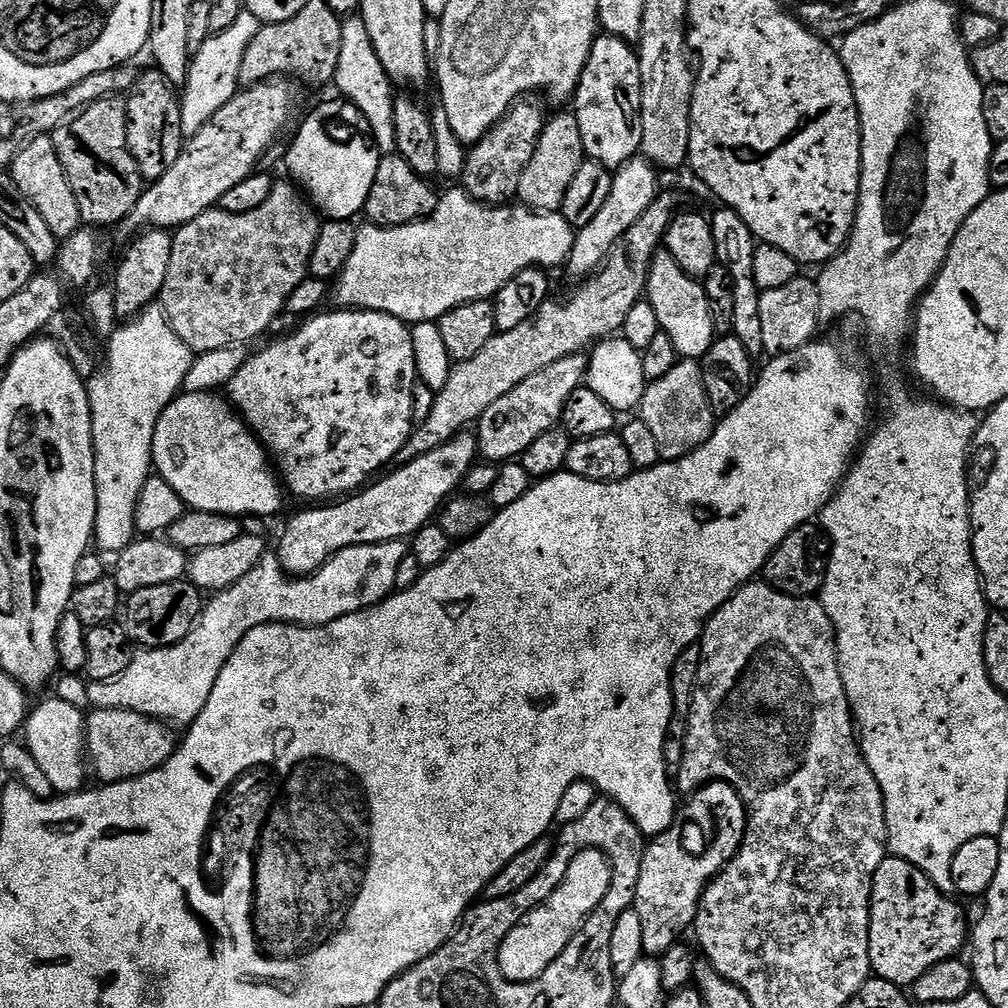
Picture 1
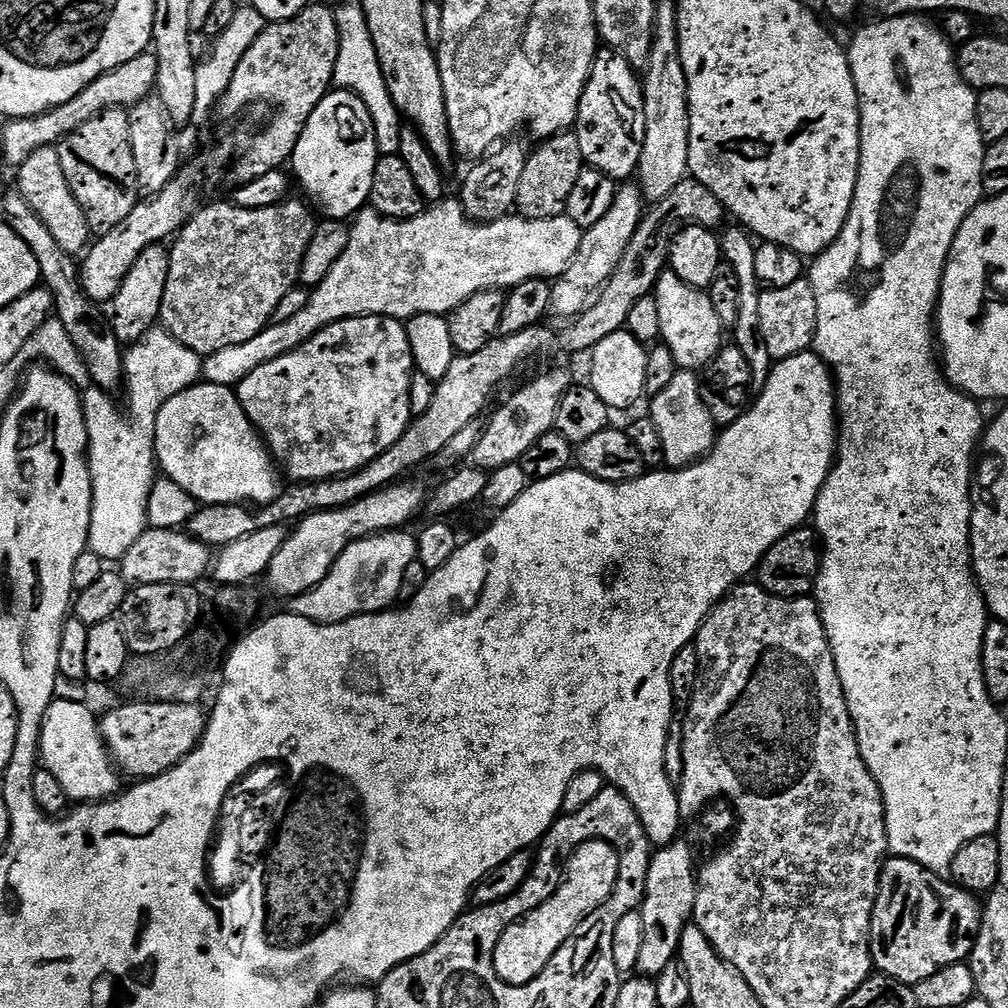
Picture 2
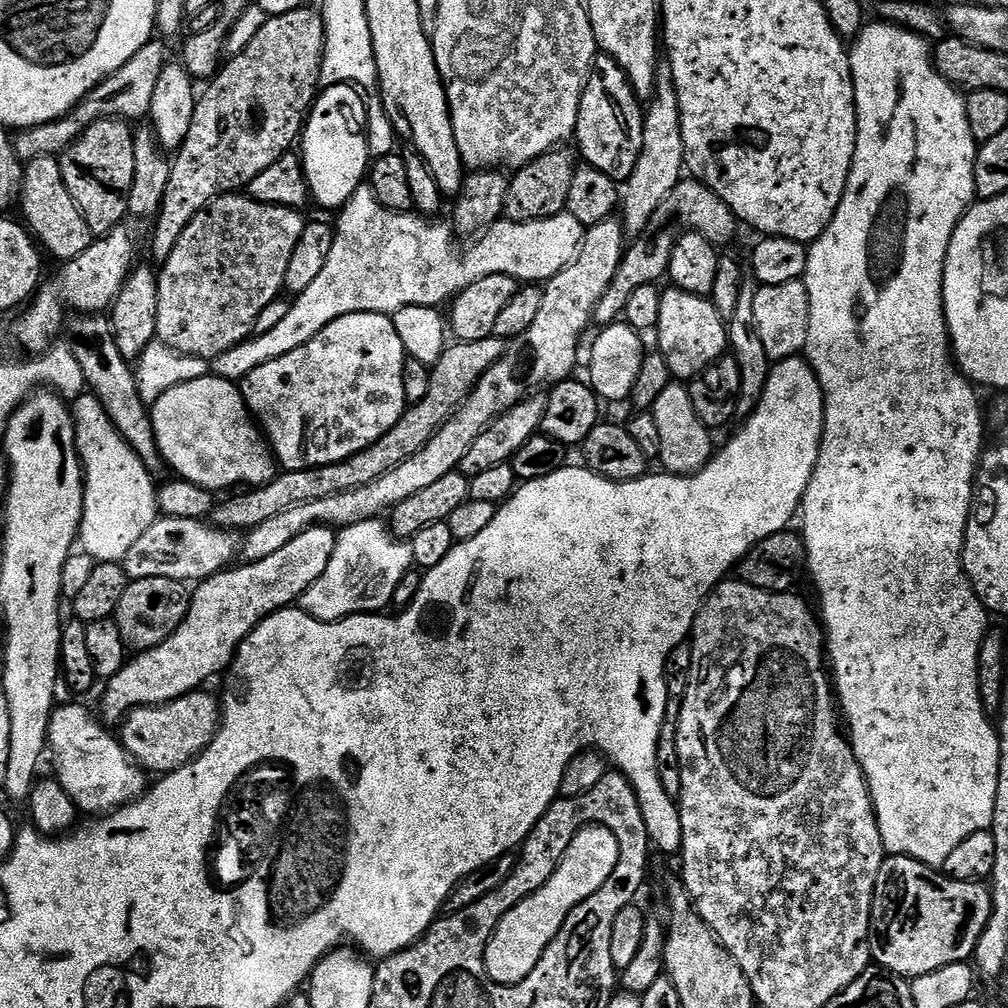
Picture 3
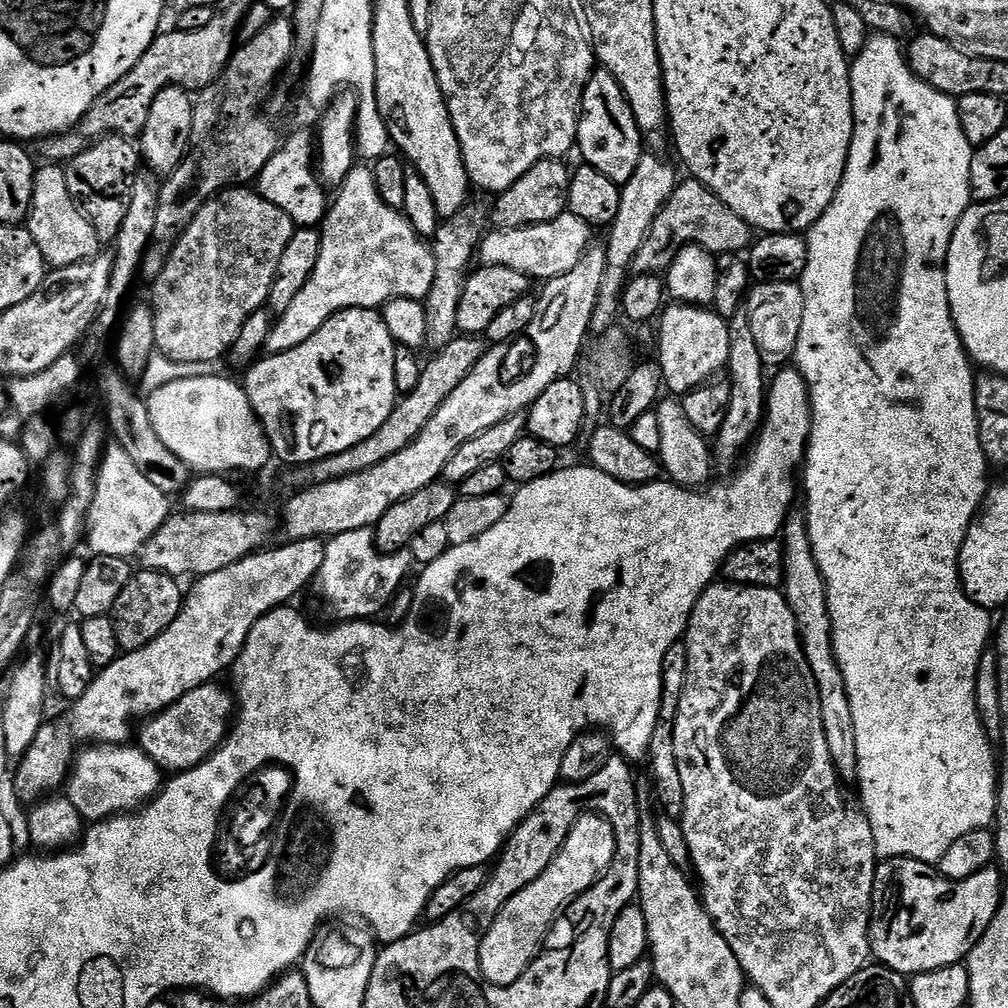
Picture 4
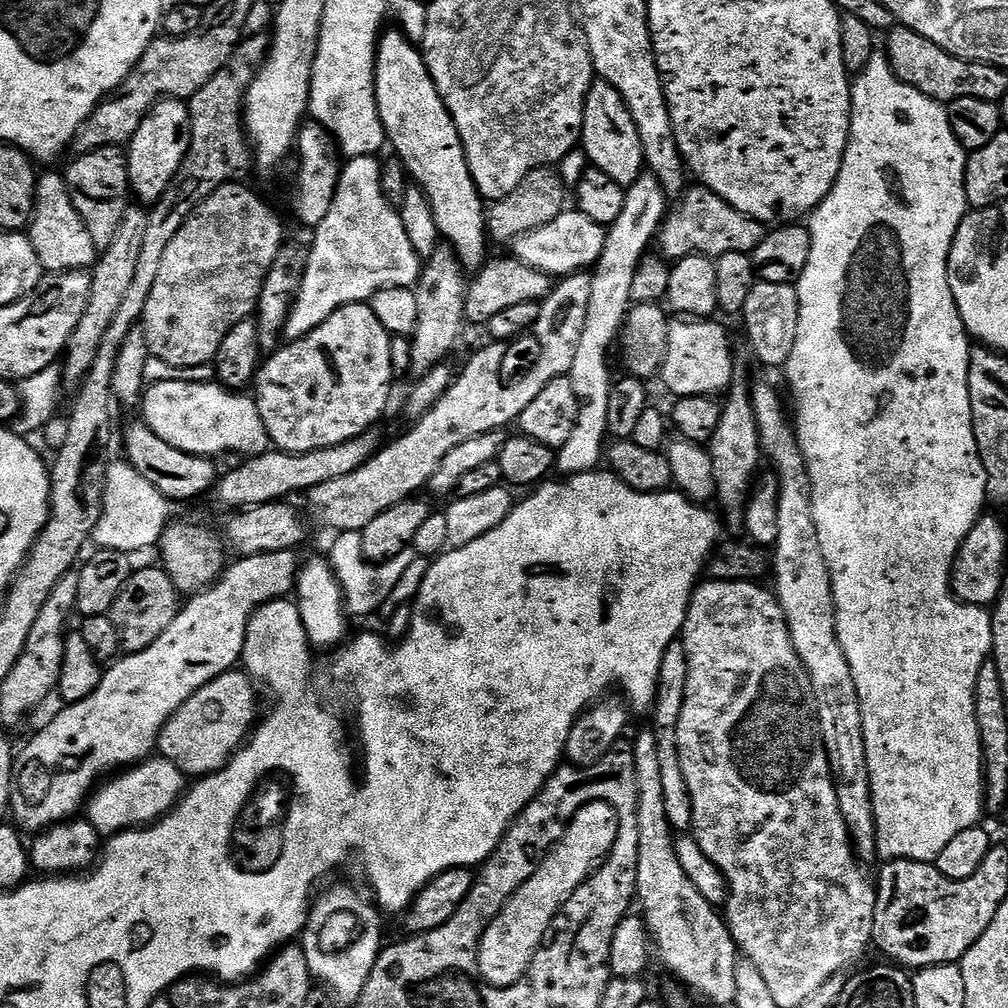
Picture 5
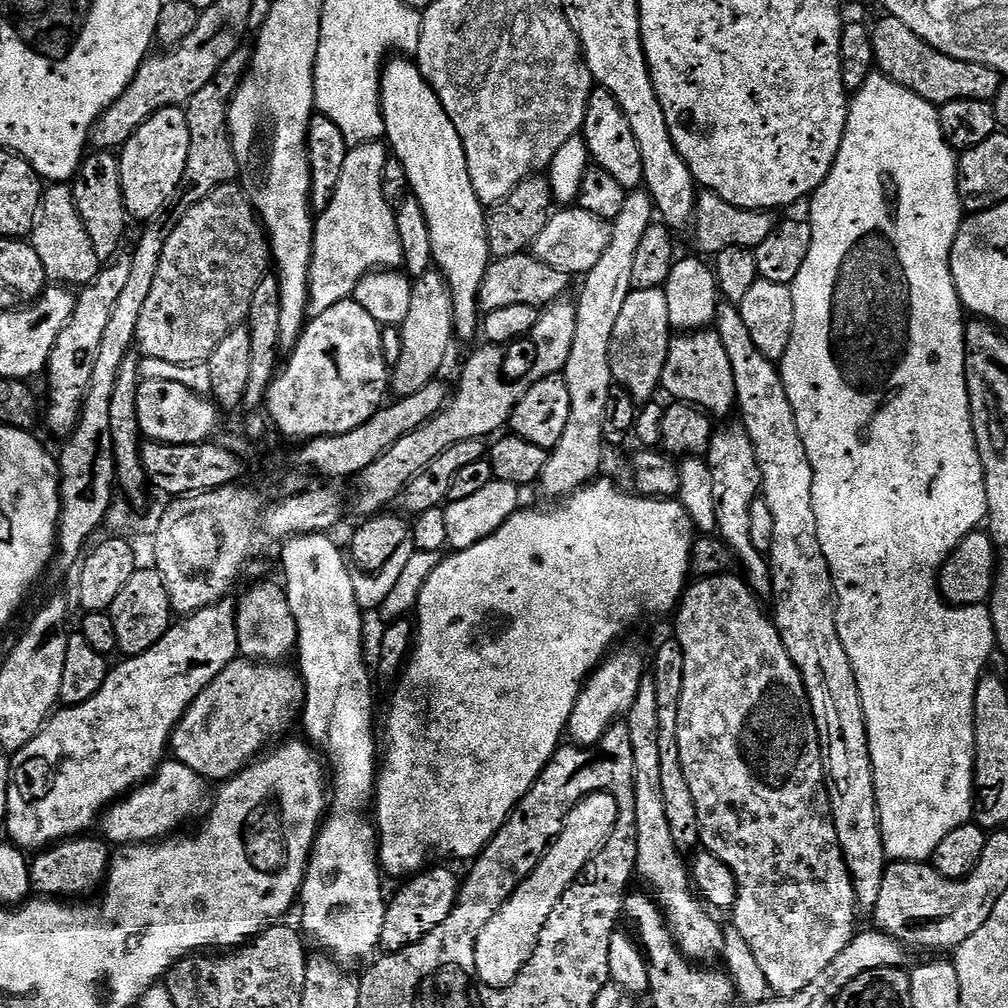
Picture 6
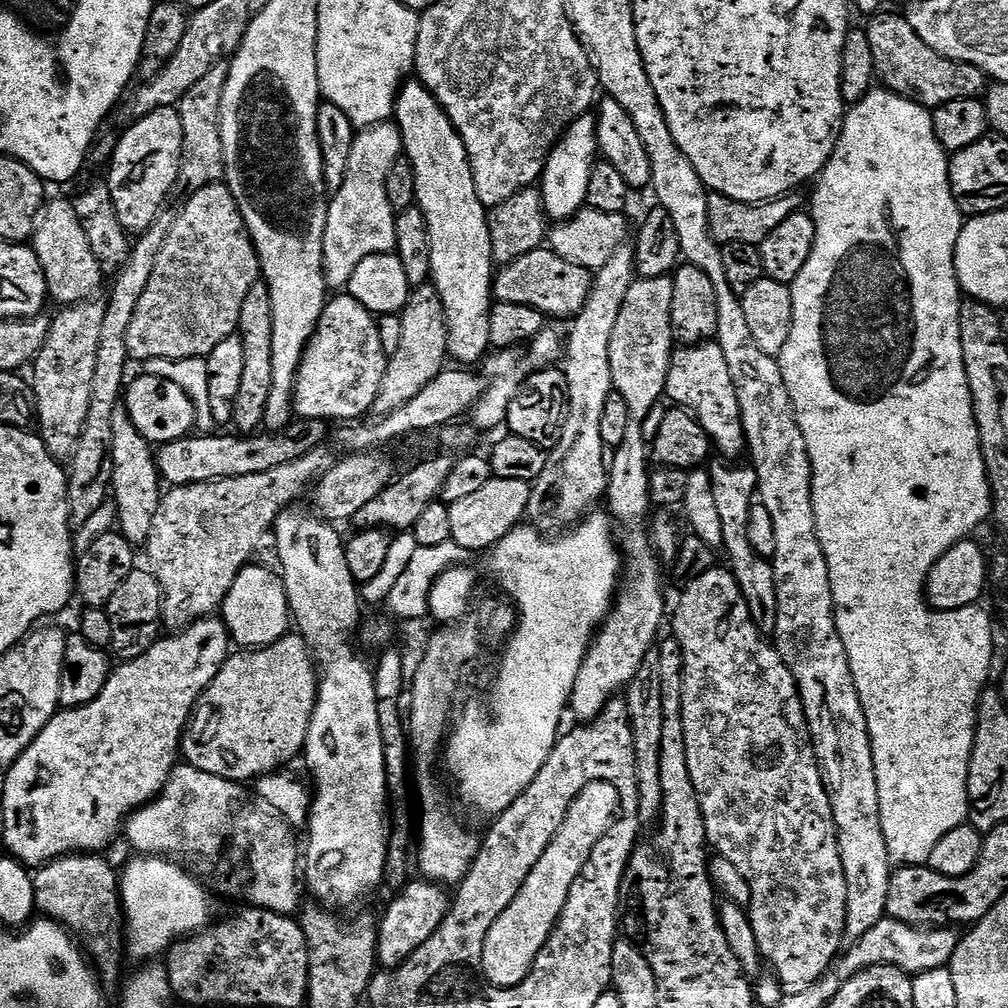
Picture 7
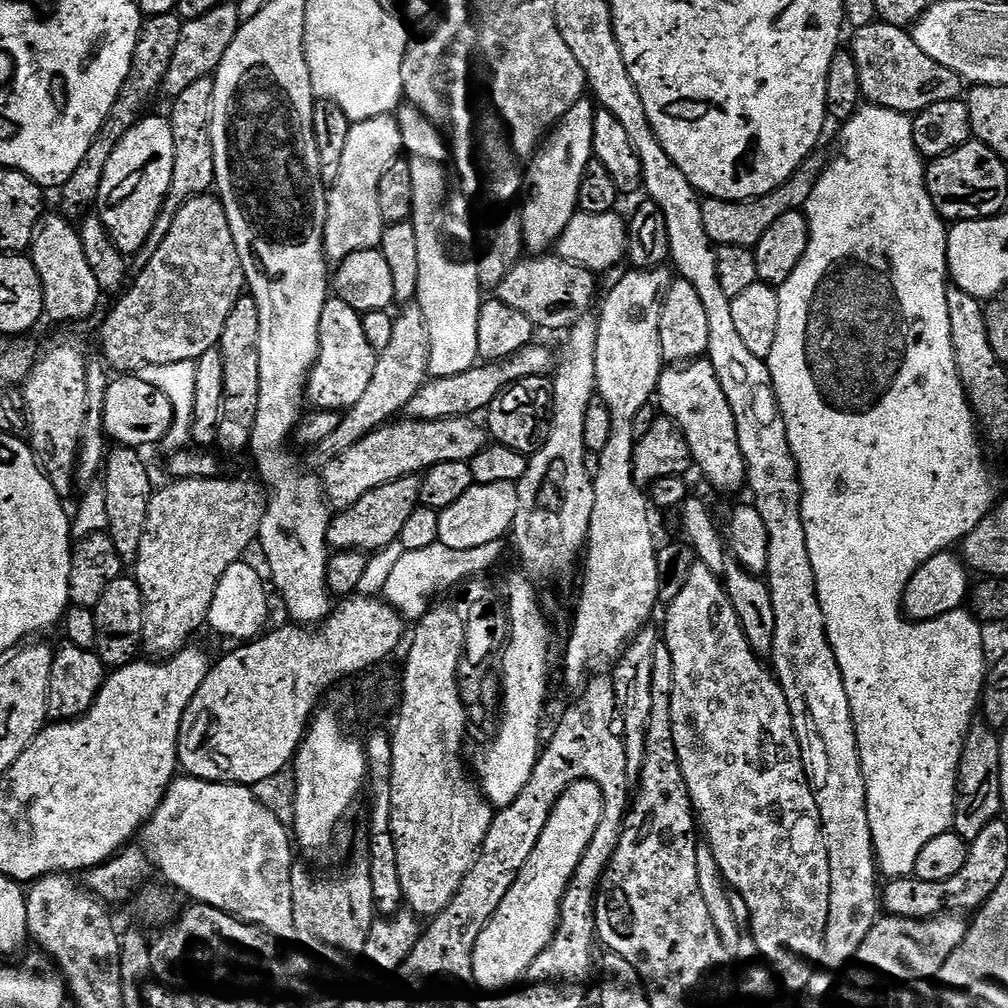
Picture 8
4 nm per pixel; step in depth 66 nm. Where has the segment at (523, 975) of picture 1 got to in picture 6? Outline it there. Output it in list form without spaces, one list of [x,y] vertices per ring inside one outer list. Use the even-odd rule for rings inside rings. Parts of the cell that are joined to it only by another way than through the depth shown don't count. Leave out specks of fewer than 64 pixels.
[[[595,792],[579,800],[564,820],[564,829],[548,846],[538,866],[522,881],[508,900],[482,926],[474,950],[478,980],[491,988],[506,988],[528,964],[534,950],[540,946],[540,935],[550,914],[568,892],[568,888],[592,863],[600,847],[612,837],[618,818],[618,802],[608,792]]]

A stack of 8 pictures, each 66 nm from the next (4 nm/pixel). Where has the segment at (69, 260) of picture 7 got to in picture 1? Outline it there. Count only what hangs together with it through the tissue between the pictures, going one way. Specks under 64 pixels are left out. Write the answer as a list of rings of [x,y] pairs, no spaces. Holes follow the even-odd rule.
[[[39,136],[21,150],[14,158],[10,169],[14,186],[26,194],[26,202],[34,206],[46,222],[46,227],[55,234],[57,240],[63,242],[70,234],[81,231],[78,198],[74,198],[74,190],[70,190],[70,182],[66,178],[66,170],[62,170],[62,162],[58,162],[58,150],[54,150],[51,136]]]

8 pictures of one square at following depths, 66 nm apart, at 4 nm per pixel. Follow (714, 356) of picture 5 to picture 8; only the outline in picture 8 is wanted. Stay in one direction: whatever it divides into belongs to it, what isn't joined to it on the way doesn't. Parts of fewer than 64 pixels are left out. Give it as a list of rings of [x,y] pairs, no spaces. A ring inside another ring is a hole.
[[[701,358],[685,363],[683,366],[669,367],[660,375],[660,387],[658,389],[658,408],[665,416],[671,416],[680,425],[688,444],[692,447],[692,456],[695,463],[700,464],[704,476],[716,488],[744,488],[748,479],[748,464],[744,461],[744,454],[738,430],[736,429],[736,415],[731,402],[724,389],[724,383],[716,373],[711,359]]]

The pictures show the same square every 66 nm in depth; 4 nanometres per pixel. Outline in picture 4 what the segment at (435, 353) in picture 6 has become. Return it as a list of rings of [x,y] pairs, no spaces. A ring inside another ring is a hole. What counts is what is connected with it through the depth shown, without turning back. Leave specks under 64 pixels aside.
[[[471,201],[458,214],[447,217],[439,230],[432,237],[432,249],[435,254],[435,278],[430,294],[425,296],[424,305],[427,312],[427,345],[434,350],[444,348],[454,340],[457,332],[458,304],[461,302],[464,281],[471,265],[470,258],[475,257],[479,244],[487,233],[487,220],[490,212],[484,205]]]

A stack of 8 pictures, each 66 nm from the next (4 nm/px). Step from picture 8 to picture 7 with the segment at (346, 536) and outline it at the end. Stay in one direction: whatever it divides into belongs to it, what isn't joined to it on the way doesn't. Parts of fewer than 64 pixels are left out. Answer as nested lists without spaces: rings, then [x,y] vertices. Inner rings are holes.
[[[432,456],[421,464],[416,464],[405,476],[397,475],[393,483],[382,489],[371,502],[366,502],[362,510],[358,510],[354,524],[357,529],[383,528],[396,534],[407,533],[418,522],[426,506],[437,503],[446,478],[450,478],[454,460],[448,456]]]

